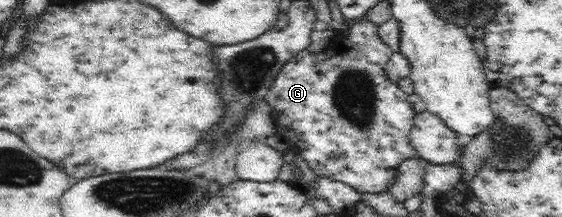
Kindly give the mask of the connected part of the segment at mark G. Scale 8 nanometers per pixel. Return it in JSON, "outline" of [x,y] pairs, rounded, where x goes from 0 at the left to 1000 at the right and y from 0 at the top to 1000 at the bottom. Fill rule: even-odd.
{"outline":[[[646,78],[632,92],[628,115],[619,124],[617,157],[610,161],[607,147],[596,152],[585,207],[573,240],[560,249],[544,226],[543,235],[532,235],[518,281],[511,281],[500,309],[500,327],[489,355],[489,373],[479,401],[479,419],[475,419],[470,456],[482,488],[493,608],[504,604],[504,650],[514,677],[525,677],[534,728],[548,751],[548,765],[564,811],[614,843],[617,857],[633,871],[639,889],[678,889],[689,880],[689,857],[696,857],[699,834],[703,834],[706,774],[717,742],[738,719],[738,682],[730,654],[730,604],[731,585],[735,585],[735,539],[738,539],[740,512],[733,498],[726,433],[710,406],[706,373],[696,373],[685,327],[685,304],[699,244],[701,235],[678,184],[673,115]]]}

